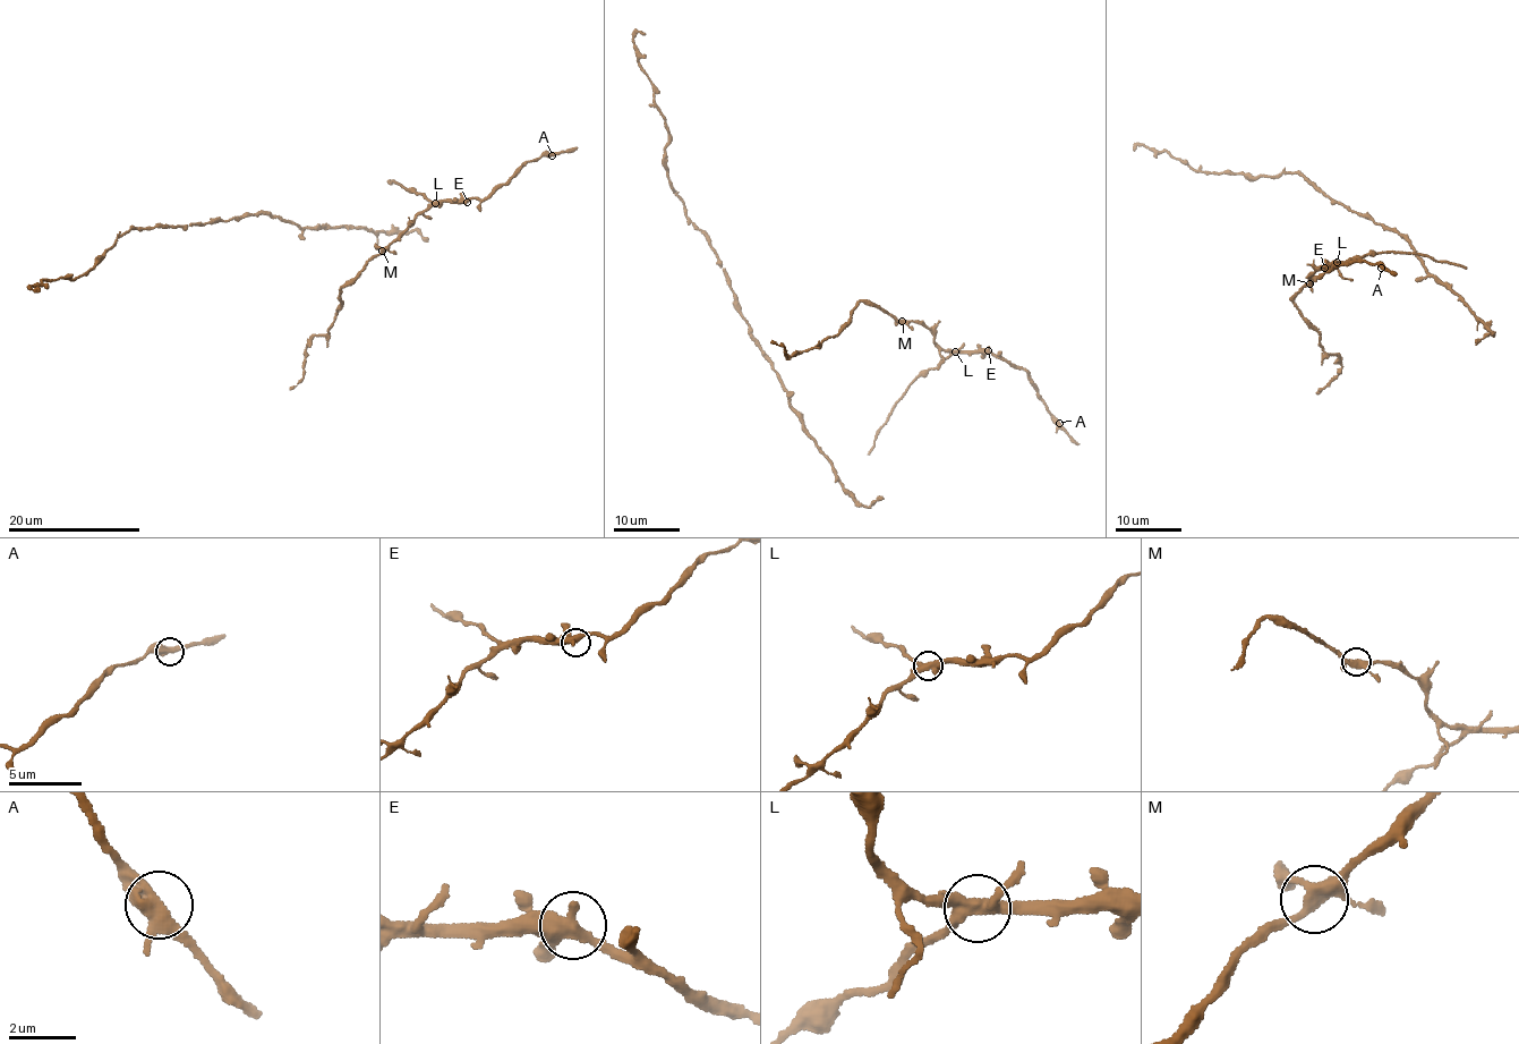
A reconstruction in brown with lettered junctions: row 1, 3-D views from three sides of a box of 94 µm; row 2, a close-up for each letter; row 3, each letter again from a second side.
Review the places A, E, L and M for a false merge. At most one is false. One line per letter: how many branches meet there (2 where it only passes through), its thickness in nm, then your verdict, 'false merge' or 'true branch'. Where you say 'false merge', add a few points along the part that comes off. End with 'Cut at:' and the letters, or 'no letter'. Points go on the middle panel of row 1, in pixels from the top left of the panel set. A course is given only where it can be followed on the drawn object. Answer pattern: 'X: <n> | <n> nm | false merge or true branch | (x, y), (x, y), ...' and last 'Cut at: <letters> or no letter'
A: 3 | 400 nm | true branch
E: 3 | 380 nm | true branch
L: 4 | 380 nm | false merge | (955, 353), (910, 385), (868, 455)
M: 4 | 340 nm | true branch
Cut at: L

